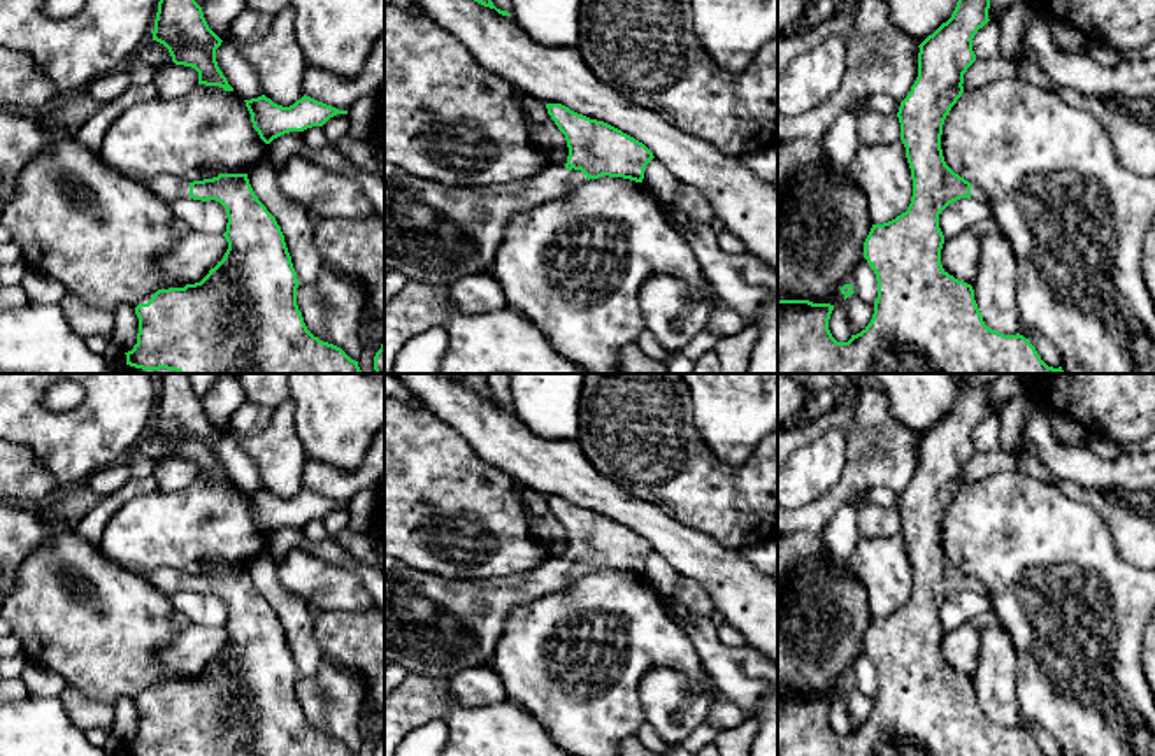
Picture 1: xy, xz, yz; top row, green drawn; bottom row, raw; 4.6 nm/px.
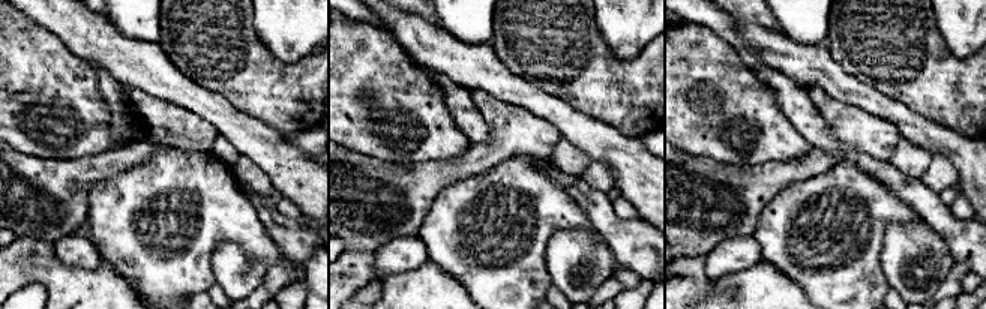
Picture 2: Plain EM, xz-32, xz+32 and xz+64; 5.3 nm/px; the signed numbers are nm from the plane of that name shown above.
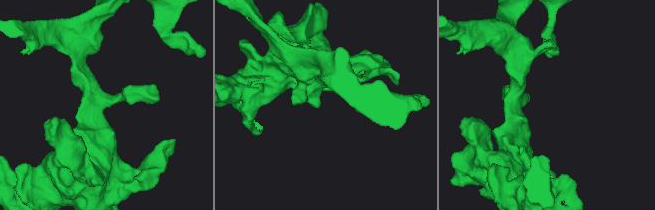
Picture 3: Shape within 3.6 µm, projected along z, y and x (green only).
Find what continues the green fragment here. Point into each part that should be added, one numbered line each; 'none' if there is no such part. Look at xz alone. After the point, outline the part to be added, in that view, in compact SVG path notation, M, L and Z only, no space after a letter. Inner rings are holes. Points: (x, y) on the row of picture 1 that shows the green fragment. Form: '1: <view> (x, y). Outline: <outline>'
1: xz (436, 234). Outline: M384 161L384 272L397 270L409 282L437 286L488 272L514 214L556 200L586 181L581 170L548 165L525 181L463 188L425 181Z

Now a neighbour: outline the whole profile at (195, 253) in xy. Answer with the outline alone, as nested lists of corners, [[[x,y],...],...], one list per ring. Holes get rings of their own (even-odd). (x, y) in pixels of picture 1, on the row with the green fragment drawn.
[[[190,232],[174,249],[156,258],[156,265],[172,279],[195,284],[225,256],[228,242],[223,235]]]

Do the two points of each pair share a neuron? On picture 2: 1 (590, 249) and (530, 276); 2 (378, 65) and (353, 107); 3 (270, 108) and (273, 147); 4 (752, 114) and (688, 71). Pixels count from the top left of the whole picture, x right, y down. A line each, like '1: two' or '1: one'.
1: two
2: one
3: two
4: one

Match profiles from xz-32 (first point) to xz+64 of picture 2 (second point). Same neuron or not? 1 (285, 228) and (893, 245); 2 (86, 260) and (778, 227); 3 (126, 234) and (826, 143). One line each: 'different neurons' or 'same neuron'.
1: different neurons
2: different neurons
3: different neurons

